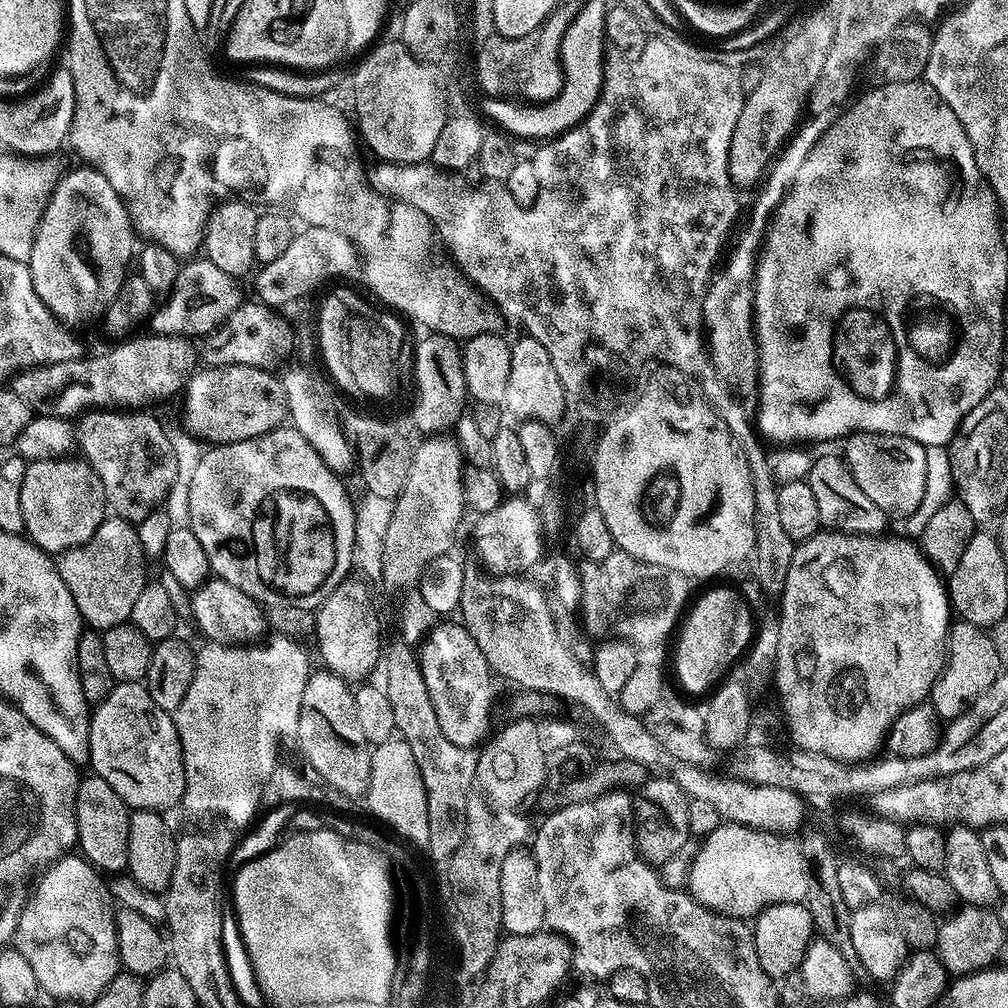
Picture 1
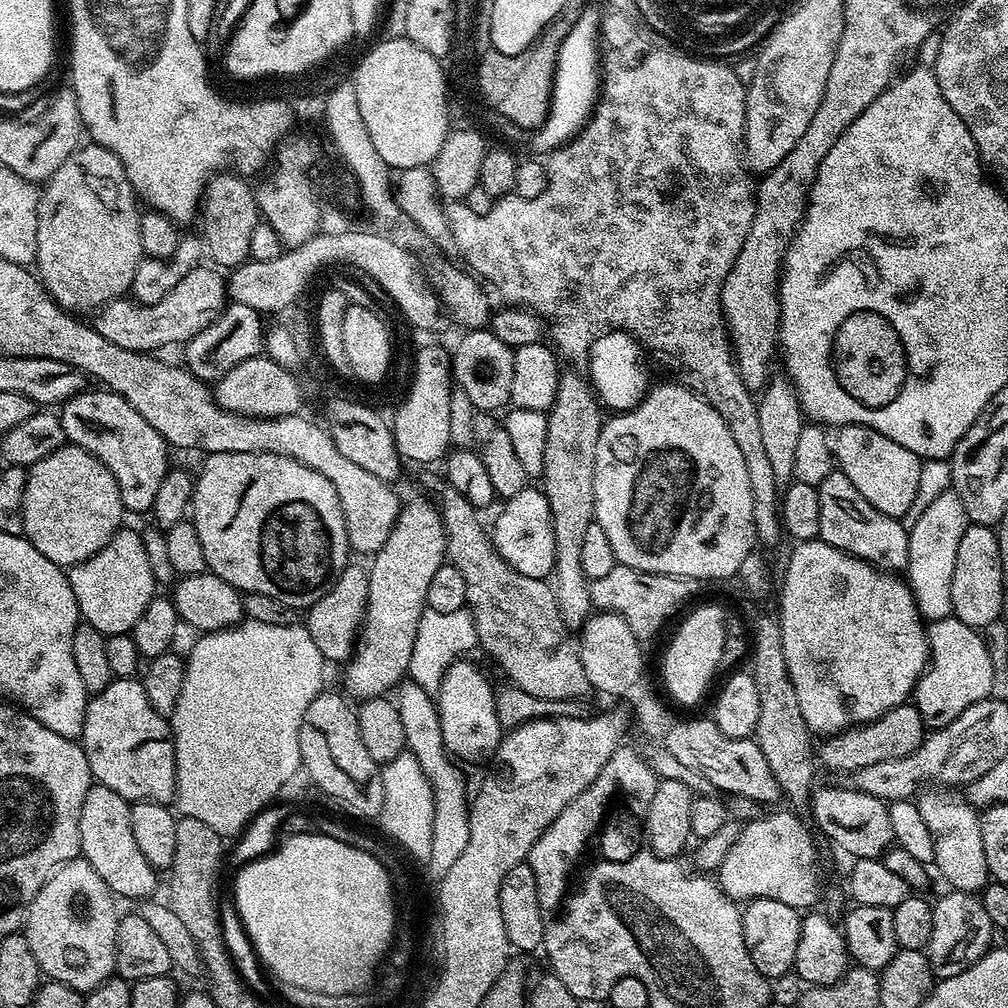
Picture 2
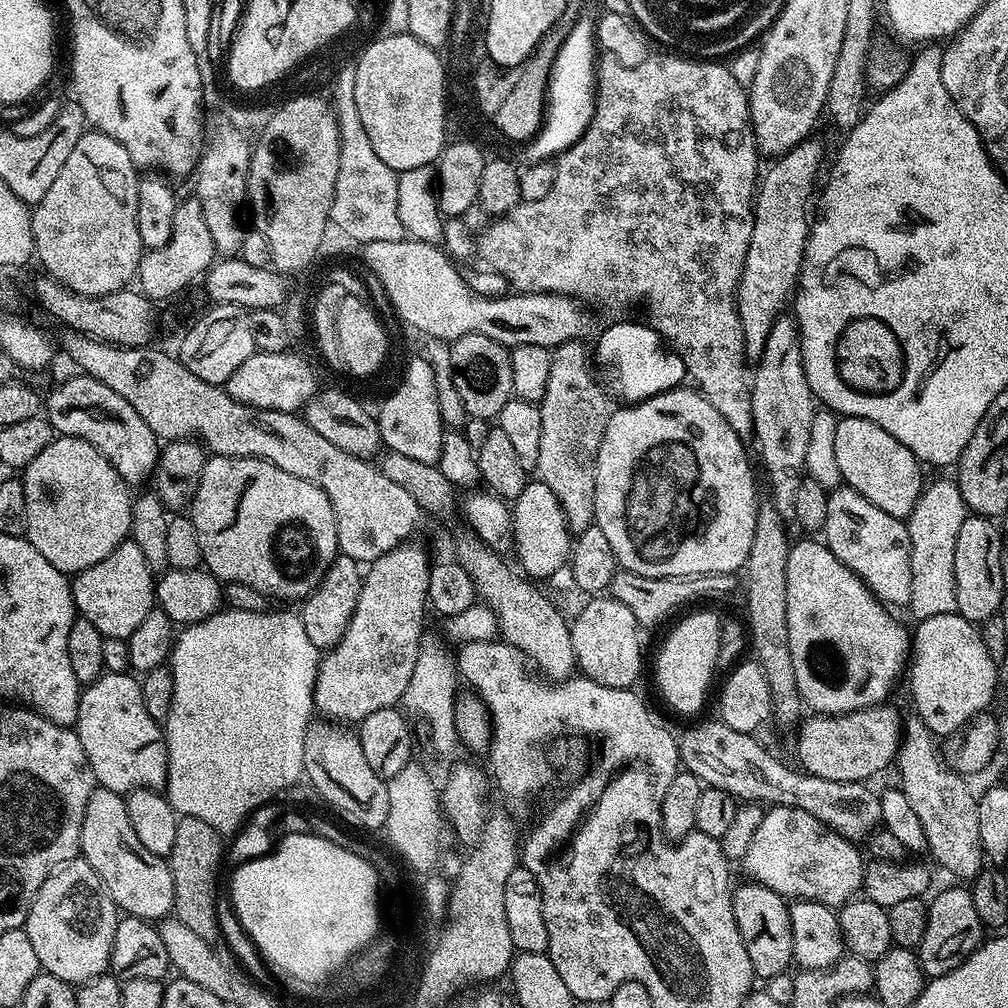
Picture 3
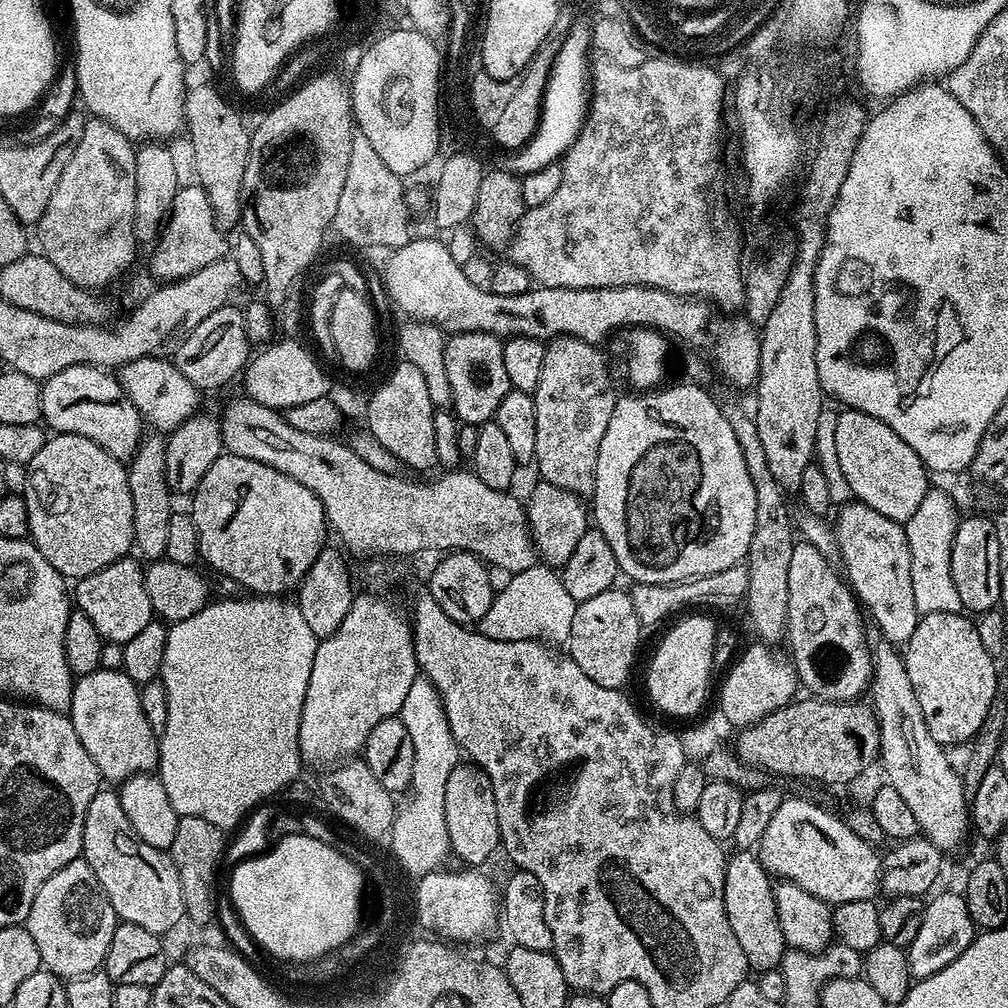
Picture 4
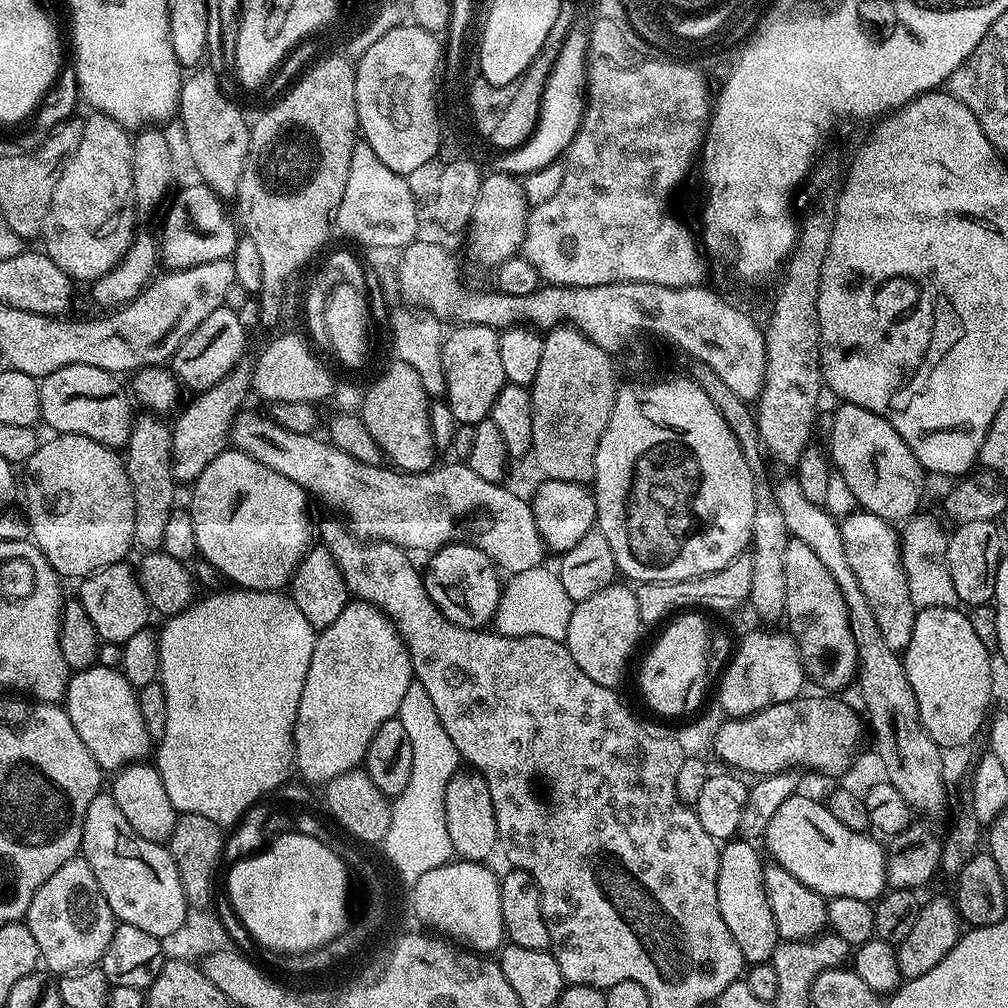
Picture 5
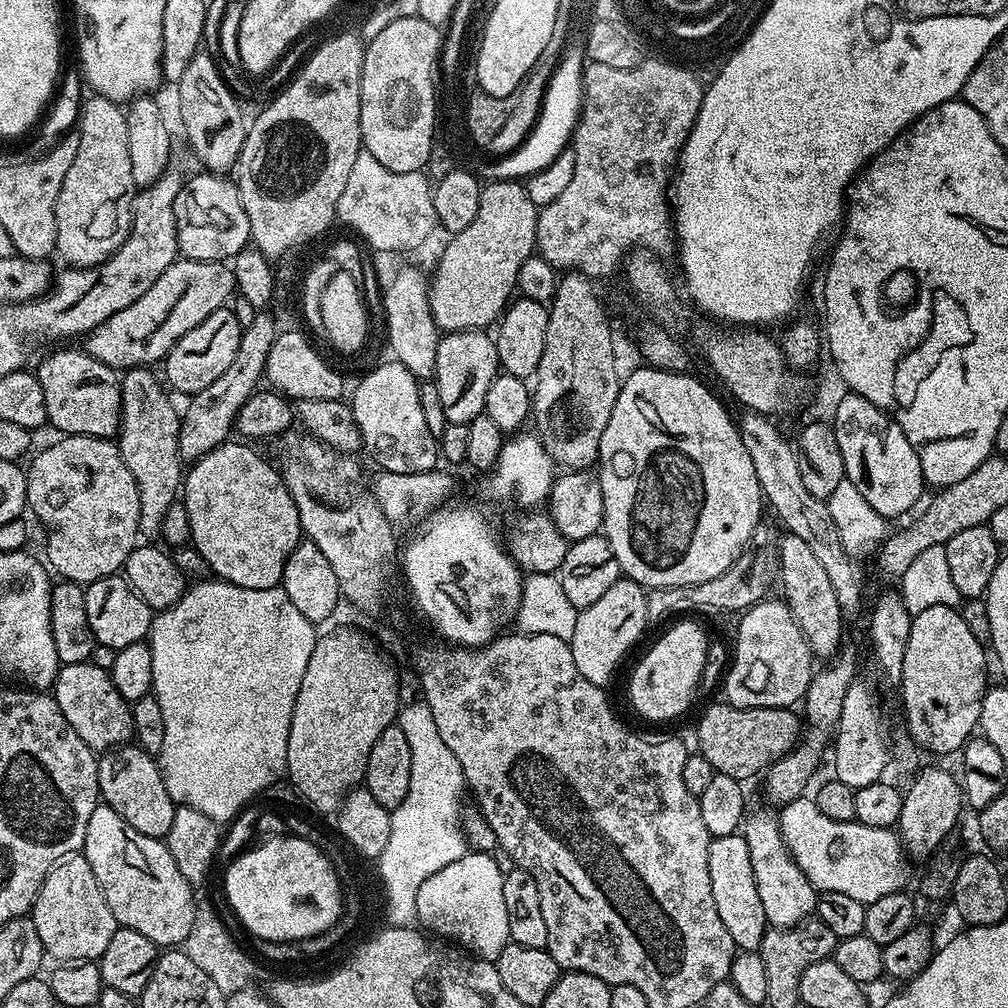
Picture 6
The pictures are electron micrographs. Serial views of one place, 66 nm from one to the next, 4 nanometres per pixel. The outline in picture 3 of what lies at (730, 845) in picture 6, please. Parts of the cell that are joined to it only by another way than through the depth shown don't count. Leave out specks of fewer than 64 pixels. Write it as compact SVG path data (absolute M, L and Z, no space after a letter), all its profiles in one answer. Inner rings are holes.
M747 882L732 893L734 922L738 922L738 934L746 942L746 954L750 954L753 977L766 982L774 974L782 974L793 967L794 938L790 930L789 901L774 890L755 882Z

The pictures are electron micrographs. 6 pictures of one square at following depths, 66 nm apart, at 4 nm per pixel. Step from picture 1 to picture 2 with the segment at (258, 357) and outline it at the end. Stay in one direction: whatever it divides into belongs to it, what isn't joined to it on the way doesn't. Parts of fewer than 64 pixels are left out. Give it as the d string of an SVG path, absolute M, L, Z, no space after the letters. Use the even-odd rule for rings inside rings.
M229 303L207 330L199 332L193 340L183 345L183 363L188 371L199 380L215 382L234 370L234 366L261 355L266 324L260 320L263 320L261 313L255 312L250 306Z

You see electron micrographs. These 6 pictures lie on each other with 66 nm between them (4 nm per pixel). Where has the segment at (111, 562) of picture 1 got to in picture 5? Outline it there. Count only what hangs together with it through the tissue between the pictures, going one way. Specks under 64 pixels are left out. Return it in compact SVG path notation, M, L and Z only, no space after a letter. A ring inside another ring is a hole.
M128 562L111 564L102 570L93 572L79 581L78 598L82 606L86 606L86 614L90 614L90 622L94 622L94 630L98 630L101 641L110 644L124 644L134 634L145 631L149 627L150 609L148 599L136 577L136 568Z

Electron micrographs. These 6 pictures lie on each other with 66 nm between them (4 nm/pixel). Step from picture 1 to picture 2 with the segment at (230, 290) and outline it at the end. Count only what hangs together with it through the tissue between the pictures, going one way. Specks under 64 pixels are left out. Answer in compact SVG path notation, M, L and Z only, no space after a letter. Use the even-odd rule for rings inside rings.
M197 266L186 274L162 298L162 302L138 304L131 298L110 300L95 313L94 326L102 338L114 342L114 346L122 346L122 350L155 353L156 348L164 348L167 344L183 346L193 340L199 332L207 330L217 320L229 303L228 286L225 277L215 267Z

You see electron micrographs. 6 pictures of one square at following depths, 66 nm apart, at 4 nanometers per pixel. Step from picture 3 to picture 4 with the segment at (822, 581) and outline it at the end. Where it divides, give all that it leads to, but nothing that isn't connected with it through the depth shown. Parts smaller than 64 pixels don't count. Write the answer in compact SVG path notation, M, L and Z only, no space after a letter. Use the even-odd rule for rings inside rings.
M796 542L790 559L789 616L786 640L792 643L791 663L801 685L809 688L813 697L822 700L855 701L869 691L872 678L872 654L870 640L864 637L864 620L861 605L851 587L835 572L830 561L814 546Z

